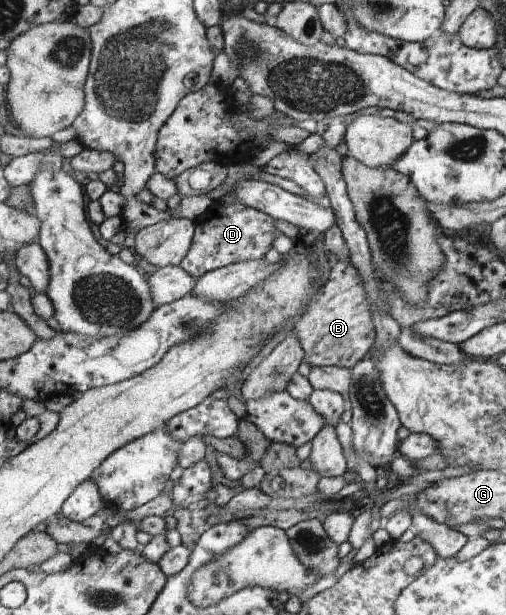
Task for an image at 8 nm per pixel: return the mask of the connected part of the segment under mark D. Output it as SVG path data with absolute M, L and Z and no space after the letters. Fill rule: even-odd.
M241 202L222 207L214 206L193 220L195 226L193 242L187 256L178 267L198 279L209 271L233 263L263 259L265 254L273 249L275 238L281 236L281 230L277 228L275 219L265 211L248 207Z

